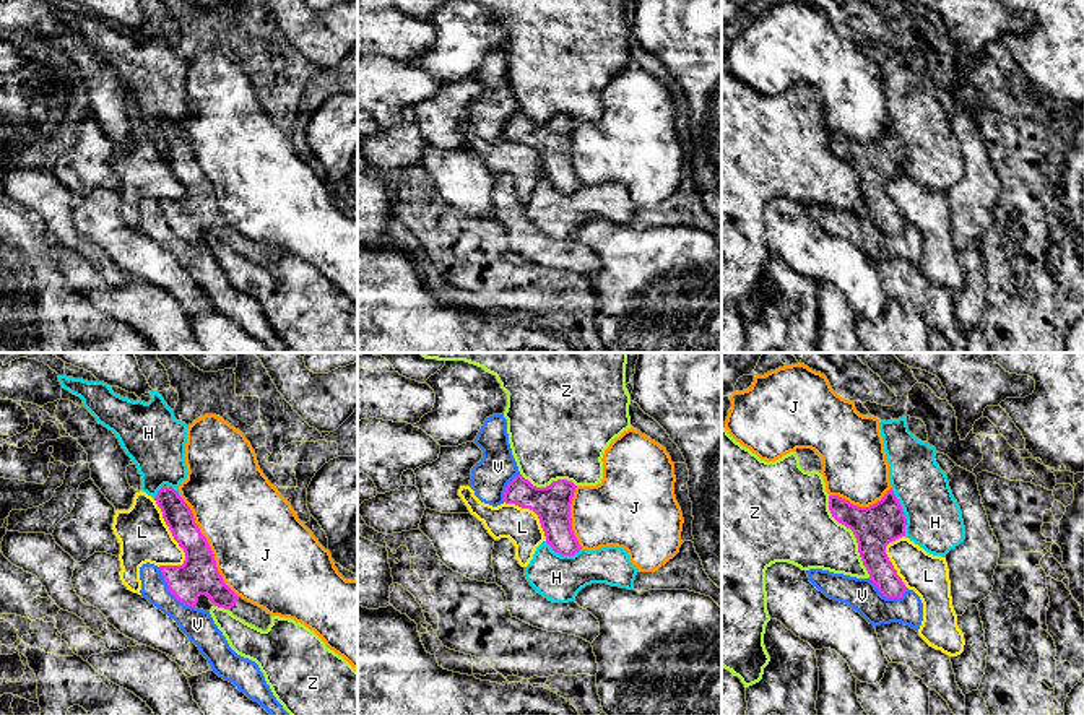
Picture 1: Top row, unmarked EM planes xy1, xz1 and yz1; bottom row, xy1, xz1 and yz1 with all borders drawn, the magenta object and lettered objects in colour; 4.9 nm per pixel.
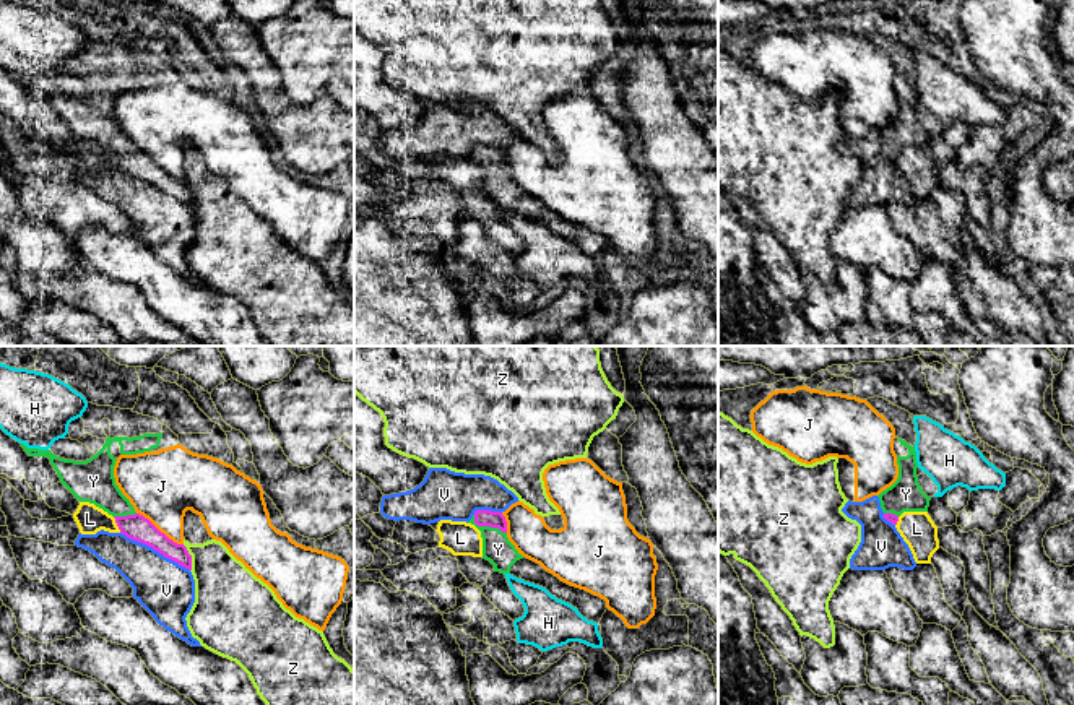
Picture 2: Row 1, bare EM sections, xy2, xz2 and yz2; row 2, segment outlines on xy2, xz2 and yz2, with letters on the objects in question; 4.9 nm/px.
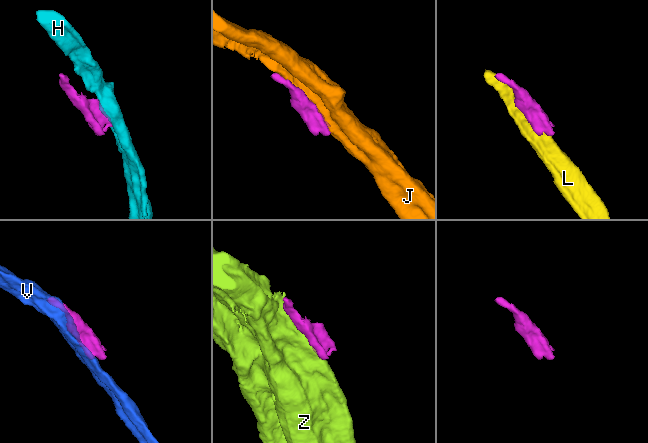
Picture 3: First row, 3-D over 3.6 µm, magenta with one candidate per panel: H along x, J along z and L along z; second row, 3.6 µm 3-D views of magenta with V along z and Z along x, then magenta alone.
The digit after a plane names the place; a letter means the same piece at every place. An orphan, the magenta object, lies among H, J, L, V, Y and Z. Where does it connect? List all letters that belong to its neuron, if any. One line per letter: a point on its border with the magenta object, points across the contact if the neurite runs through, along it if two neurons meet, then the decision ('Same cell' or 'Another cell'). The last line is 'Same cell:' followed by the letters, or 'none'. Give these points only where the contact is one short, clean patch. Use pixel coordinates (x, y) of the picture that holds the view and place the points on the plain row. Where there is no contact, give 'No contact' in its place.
H: Touches magenta at yz1 (902, 148). Another cell
J: Touches magenta at xy1 (208, 182). Another cell
L: Touches magenta at xy1 (171, 168). Another cell
V: Touches magenta at xy2 (155, 185). Another cell
Y: Touches magenta at xz2 (488, 161). Path across: xz2 (481, 153), (488, 161), (494, 169), (498, 185). Same cell
Z: Touches magenta at yz1 (854, 169). Another cell
Same cell: Y

